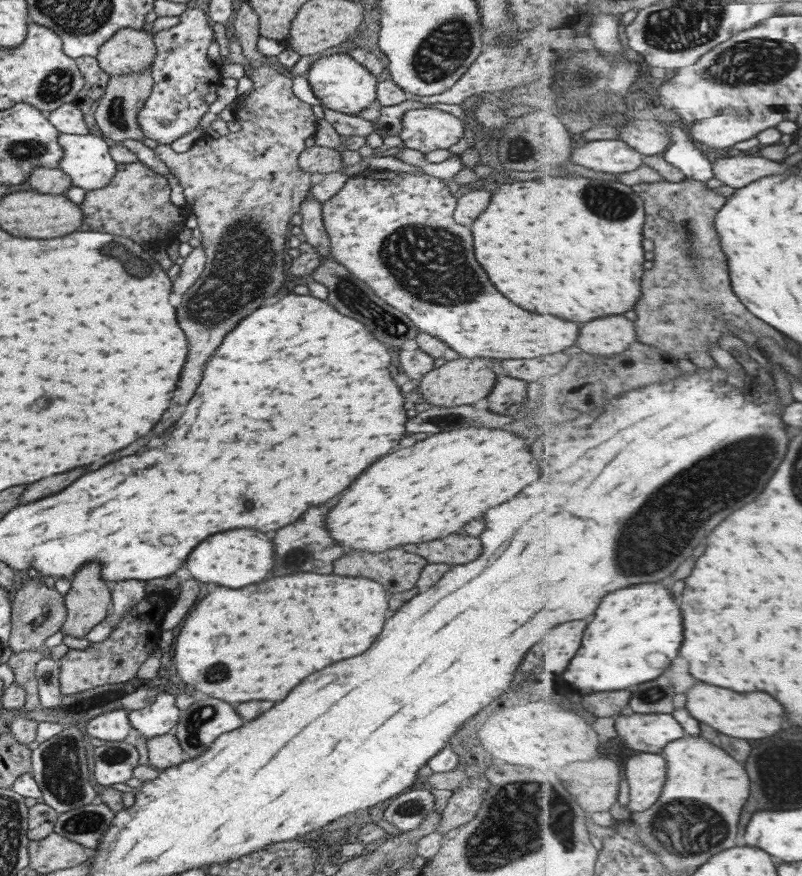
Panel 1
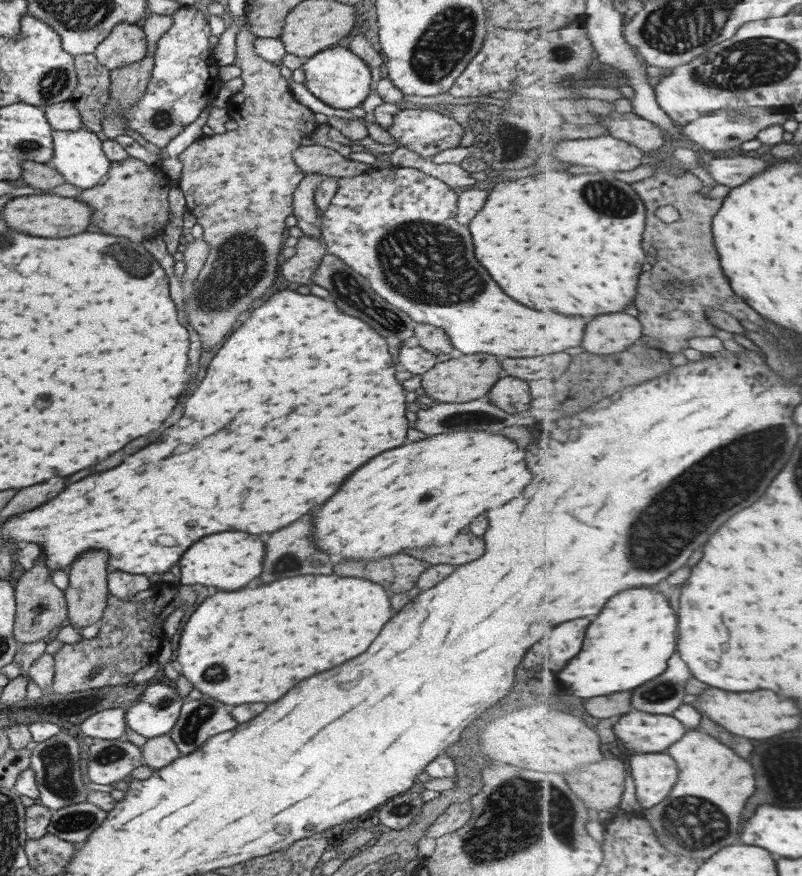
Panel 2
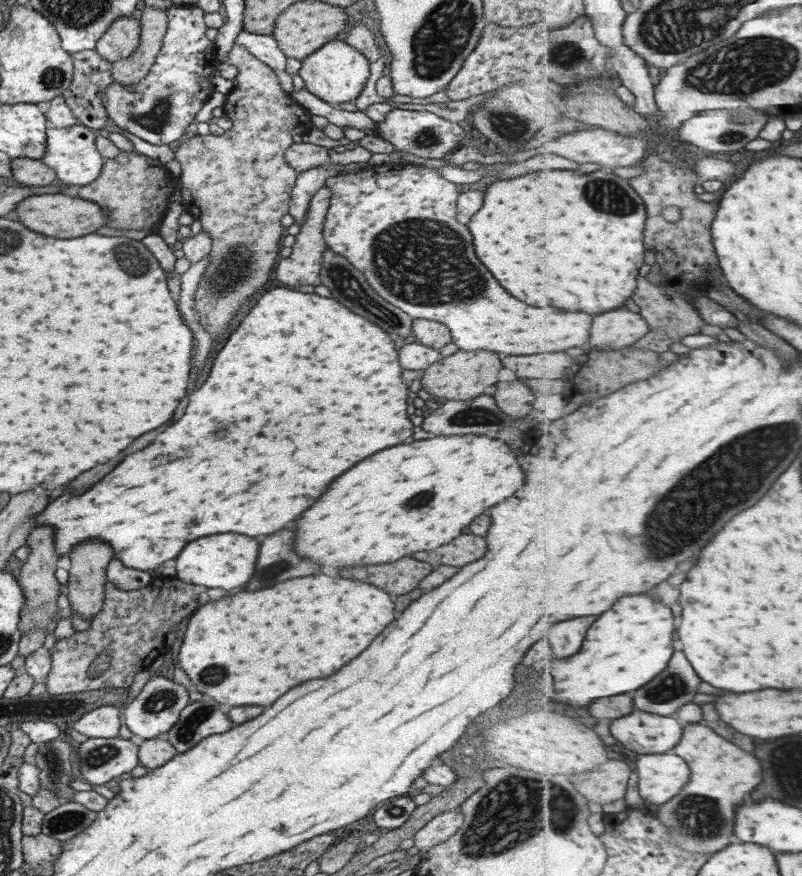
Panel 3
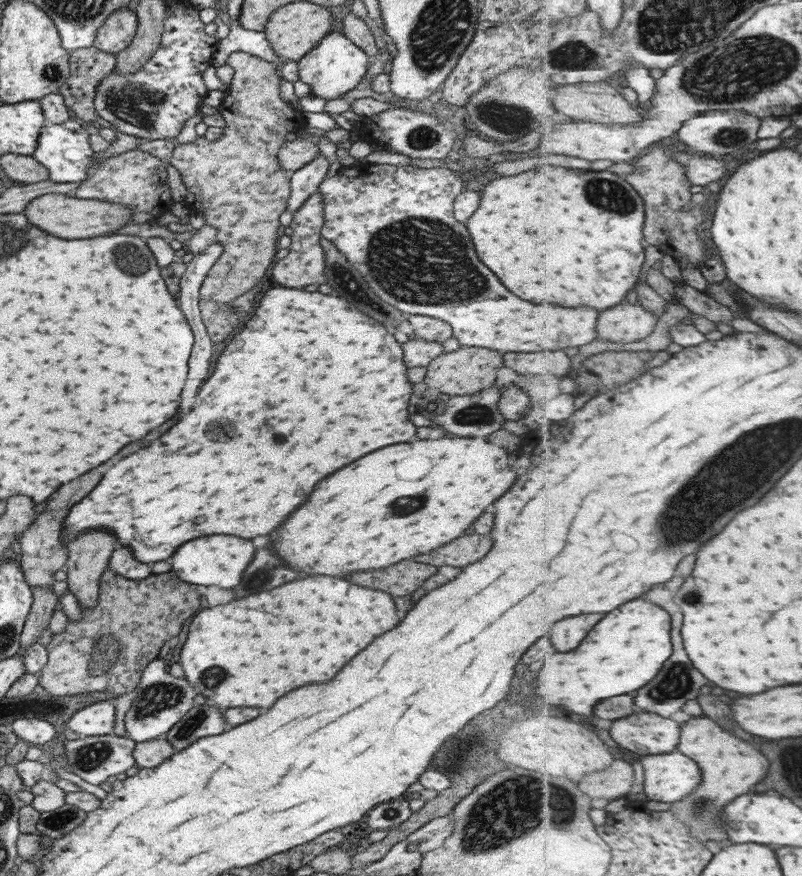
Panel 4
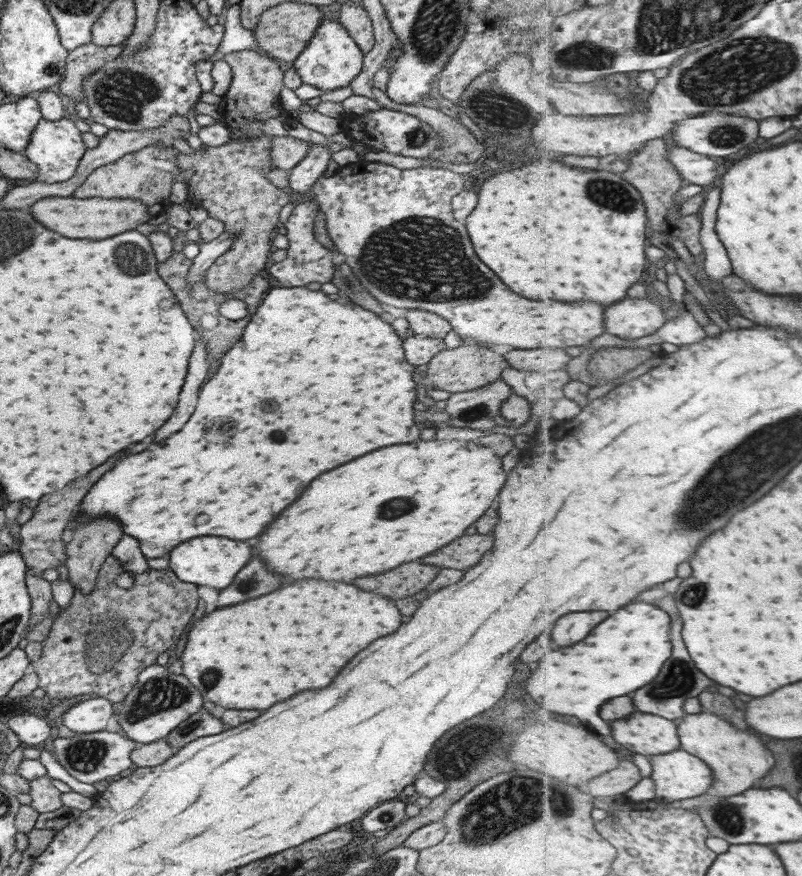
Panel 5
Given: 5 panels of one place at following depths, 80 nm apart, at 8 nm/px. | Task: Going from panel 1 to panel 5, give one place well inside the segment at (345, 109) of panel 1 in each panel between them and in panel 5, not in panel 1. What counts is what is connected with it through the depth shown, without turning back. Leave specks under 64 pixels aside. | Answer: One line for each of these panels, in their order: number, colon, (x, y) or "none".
2: (336, 76)
3: (336, 72)
4: (334, 65)
5: (330, 60)

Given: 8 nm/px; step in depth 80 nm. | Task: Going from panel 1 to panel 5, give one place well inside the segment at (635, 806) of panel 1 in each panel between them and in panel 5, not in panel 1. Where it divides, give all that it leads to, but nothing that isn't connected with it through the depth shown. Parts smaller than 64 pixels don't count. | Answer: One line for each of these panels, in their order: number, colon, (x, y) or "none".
2: (655, 775)
3: (662, 777)
4: (670, 777)
5: (677, 775)

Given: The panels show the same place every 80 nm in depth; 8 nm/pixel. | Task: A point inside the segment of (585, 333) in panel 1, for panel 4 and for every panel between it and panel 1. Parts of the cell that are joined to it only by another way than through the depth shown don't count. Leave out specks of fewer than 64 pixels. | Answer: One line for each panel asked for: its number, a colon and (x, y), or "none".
2: (611, 333)
3: (613, 330)
4: (627, 323)

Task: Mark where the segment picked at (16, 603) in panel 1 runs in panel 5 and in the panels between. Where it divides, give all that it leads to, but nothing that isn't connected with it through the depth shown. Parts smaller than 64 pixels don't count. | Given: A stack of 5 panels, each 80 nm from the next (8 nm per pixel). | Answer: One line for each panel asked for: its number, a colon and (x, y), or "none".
2: (40, 607)
3: (40, 589)
4: (42, 553)
5: (40, 545)

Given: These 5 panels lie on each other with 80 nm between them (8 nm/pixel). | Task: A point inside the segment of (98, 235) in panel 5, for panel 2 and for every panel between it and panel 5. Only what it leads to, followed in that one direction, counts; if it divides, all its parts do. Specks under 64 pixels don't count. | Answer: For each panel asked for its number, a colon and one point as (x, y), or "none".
2: (48, 215)
3: (53, 214)
4: (69, 217)

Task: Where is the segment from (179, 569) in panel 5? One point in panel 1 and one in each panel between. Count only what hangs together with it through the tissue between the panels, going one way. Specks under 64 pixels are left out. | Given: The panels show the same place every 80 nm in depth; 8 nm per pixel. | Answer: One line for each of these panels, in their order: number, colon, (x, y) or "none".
1: (235, 558)
2: (229, 560)
3: (226, 561)
4: (210, 560)

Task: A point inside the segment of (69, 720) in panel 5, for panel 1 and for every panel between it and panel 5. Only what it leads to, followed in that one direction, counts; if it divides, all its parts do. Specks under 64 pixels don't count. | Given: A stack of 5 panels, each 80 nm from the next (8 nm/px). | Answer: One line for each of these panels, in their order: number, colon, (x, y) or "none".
1: (113, 726)
2: (109, 724)
3: (103, 722)
4: (97, 719)

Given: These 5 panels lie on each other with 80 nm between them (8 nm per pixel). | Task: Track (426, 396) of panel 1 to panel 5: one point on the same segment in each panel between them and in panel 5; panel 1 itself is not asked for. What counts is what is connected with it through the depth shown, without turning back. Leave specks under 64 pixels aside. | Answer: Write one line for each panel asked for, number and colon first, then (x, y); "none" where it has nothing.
2: (464, 378)
3: (463, 375)
4: (467, 370)
5: (469, 366)

